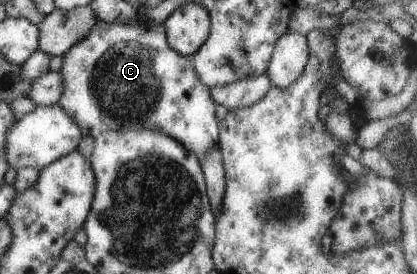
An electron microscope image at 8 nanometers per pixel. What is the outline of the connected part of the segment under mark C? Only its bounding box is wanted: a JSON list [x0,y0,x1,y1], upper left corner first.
[57,19,218,161]

